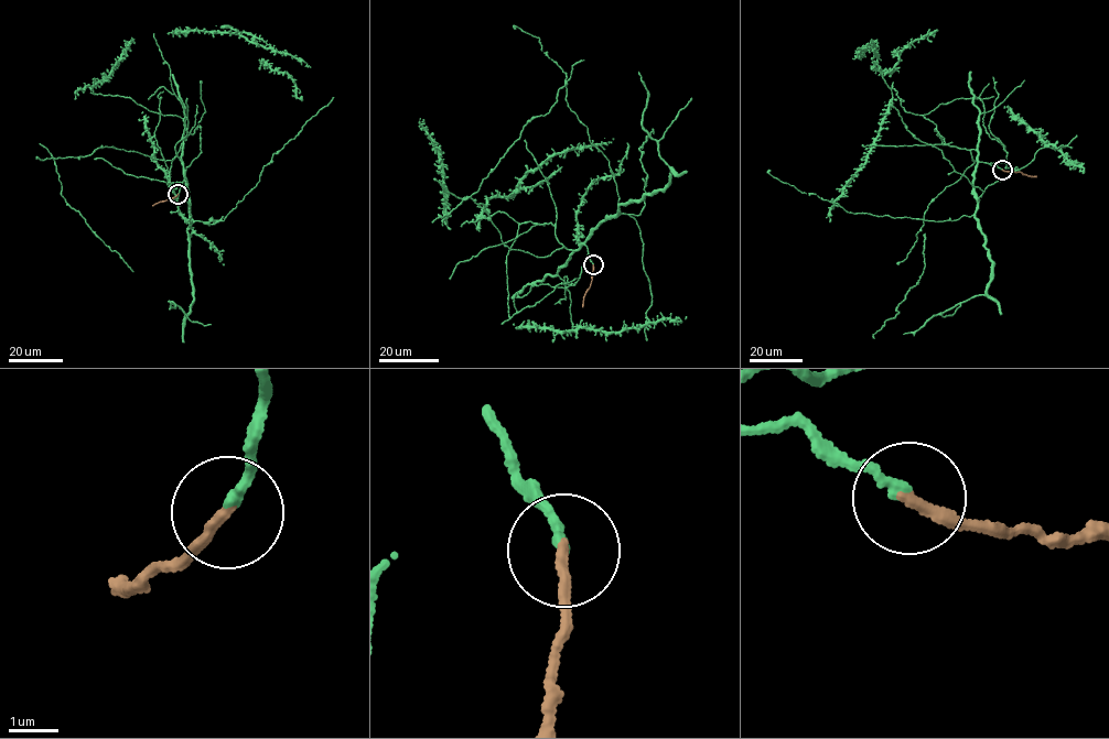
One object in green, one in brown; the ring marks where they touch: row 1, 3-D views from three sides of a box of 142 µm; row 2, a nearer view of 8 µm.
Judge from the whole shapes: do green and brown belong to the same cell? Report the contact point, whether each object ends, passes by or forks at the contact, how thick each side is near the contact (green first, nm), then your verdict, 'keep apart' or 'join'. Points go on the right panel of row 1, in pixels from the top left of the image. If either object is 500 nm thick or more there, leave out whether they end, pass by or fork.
at (1002, 170); green ends there; brown ends there; 220 nm thick on the green side, 240 nm on the other; join

